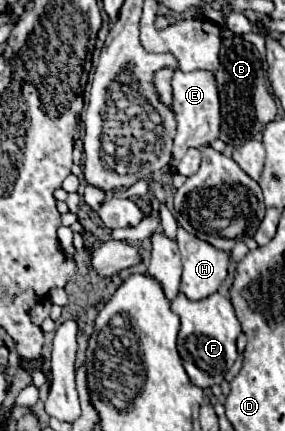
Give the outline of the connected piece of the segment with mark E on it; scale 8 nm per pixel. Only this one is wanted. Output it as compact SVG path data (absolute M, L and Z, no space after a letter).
M204 70L198 72L176 72L172 78L174 88L174 116L176 116L176 136L174 136L174 148L172 148L172 162L170 162L170 174L176 174L178 160L186 154L188 148L206 146L212 140L218 138L220 130L220 102L218 102L218 90L214 74L206 74Z

